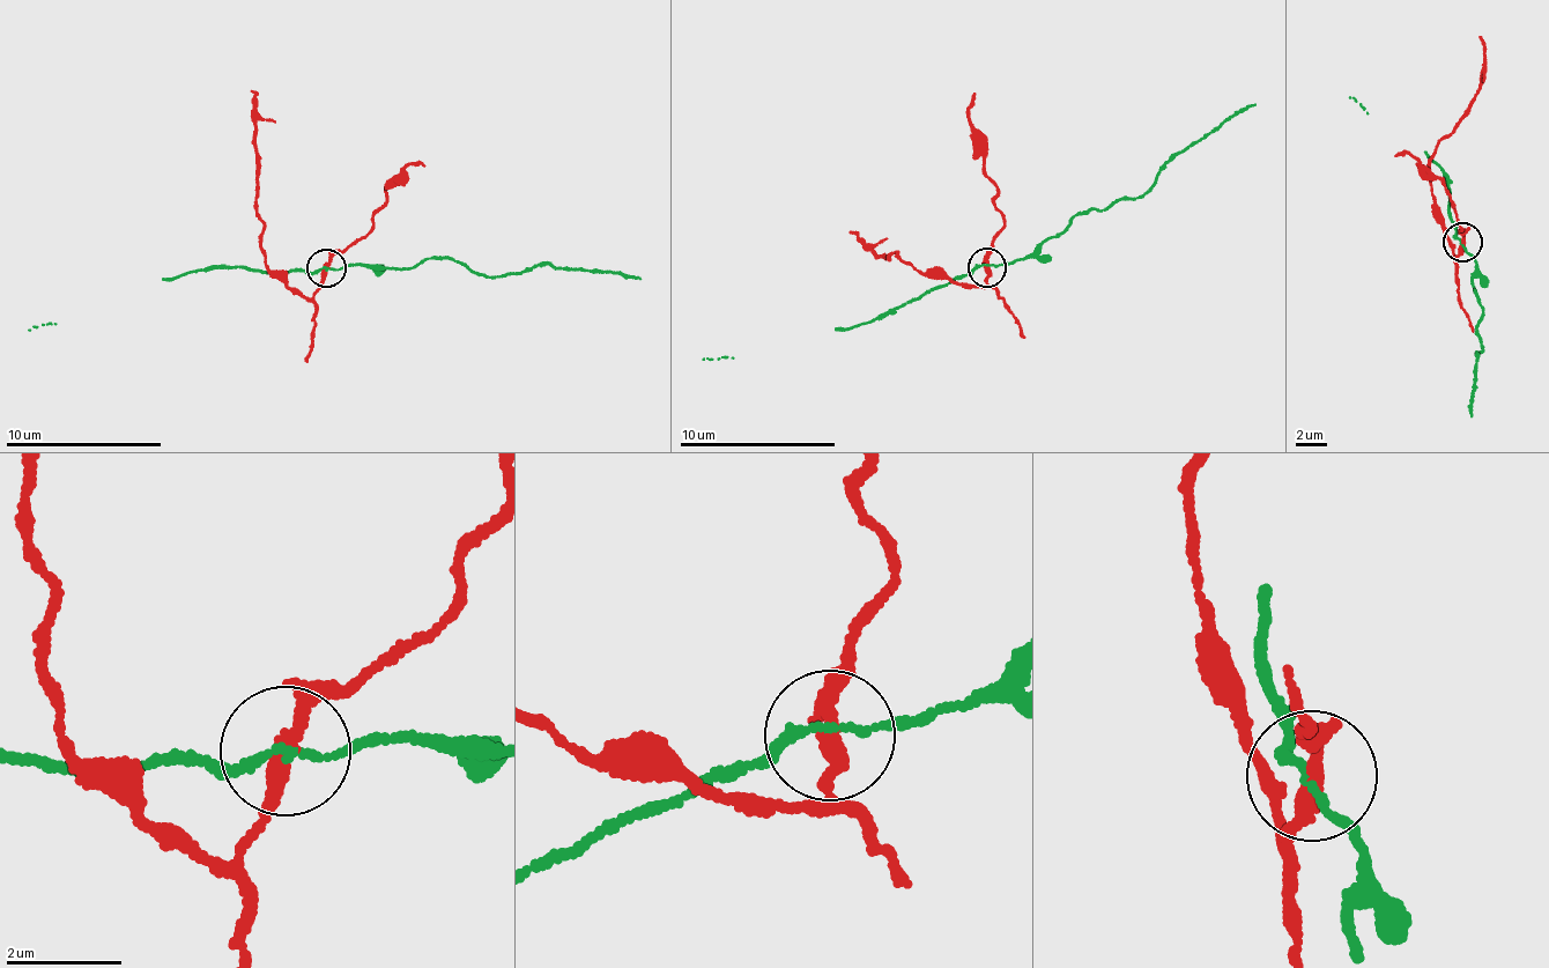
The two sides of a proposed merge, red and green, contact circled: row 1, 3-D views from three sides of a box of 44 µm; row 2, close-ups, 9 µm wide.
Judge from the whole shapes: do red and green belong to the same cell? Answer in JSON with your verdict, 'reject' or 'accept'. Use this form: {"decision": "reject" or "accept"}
{"decision": "reject"}

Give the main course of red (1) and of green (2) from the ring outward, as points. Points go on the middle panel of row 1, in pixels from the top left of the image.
1: (988, 268), (979, 286), (913, 267), (895, 252), (890, 258), (872, 253), (849, 233)
2: (988, 268), (1032, 257), (1089, 212), (1144, 194), (1166, 161), (1255, 102)

